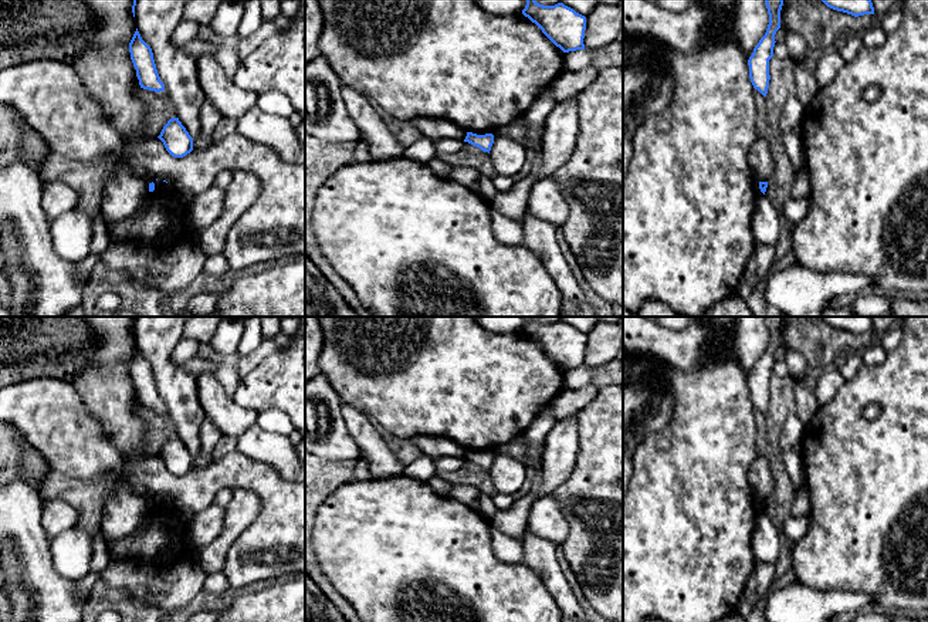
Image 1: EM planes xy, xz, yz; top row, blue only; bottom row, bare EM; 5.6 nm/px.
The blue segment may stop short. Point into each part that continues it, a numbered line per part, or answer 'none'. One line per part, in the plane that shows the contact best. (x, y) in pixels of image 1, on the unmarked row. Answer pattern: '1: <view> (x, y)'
none

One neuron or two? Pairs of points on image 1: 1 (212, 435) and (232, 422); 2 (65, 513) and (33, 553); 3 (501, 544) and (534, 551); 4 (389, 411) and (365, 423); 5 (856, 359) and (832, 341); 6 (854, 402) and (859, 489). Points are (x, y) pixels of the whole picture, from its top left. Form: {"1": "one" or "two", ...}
{"1": "two", "2": "two", "3": "two", "4": "two", "5": "two", "6": "one"}

